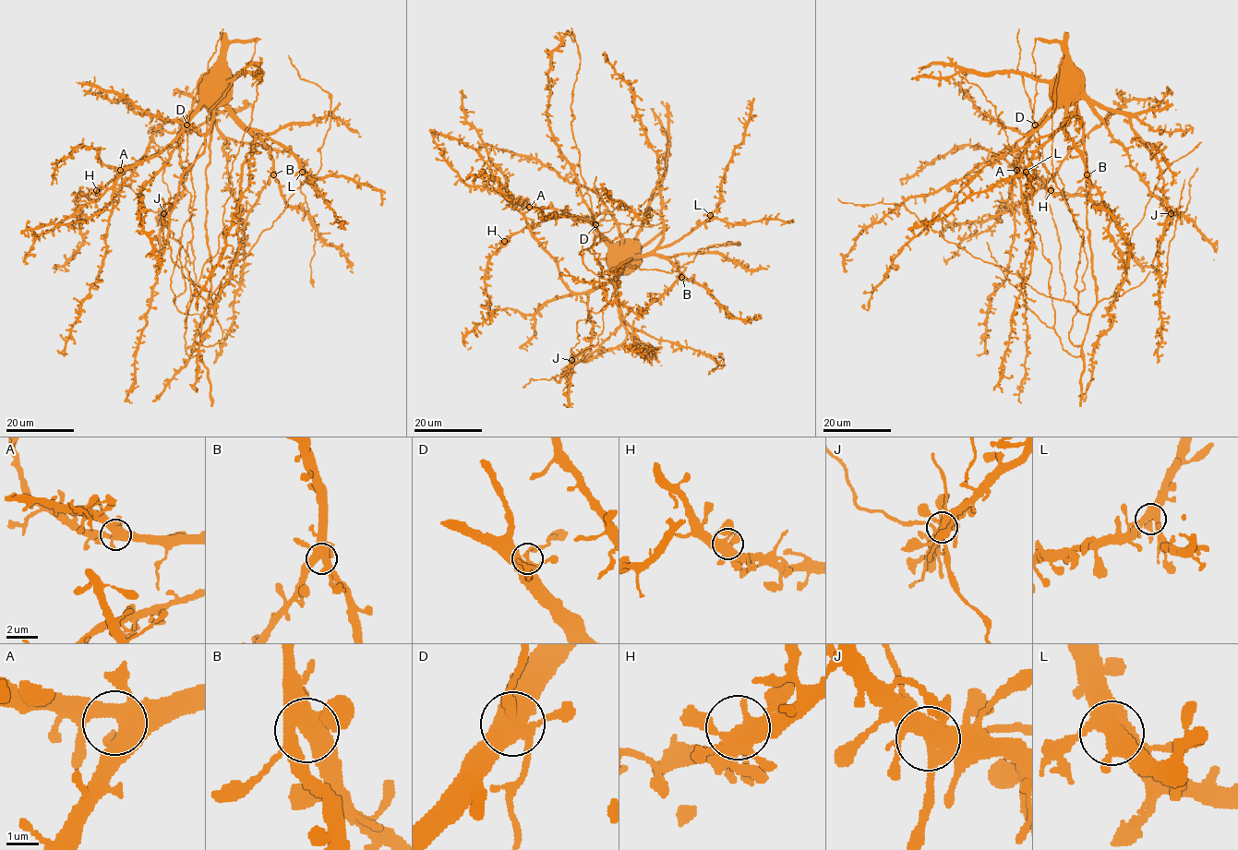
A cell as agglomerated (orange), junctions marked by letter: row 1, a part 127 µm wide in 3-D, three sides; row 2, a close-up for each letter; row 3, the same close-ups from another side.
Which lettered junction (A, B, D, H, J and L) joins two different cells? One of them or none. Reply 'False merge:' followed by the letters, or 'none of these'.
False merge: none of these

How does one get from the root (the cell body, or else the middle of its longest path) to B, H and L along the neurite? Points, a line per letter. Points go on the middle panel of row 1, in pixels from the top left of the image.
B: (629, 244), (633, 242), (636, 255), (666, 256), (679, 270), (681, 277)
H: (629, 244), (622, 241), (611, 244), (589, 222), (574, 216), (557, 216), (533, 222), (504, 241)
L: (629, 244), (633, 242), (636, 255), (650, 255), (655, 248), (672, 245), (689, 234), (710, 215)

